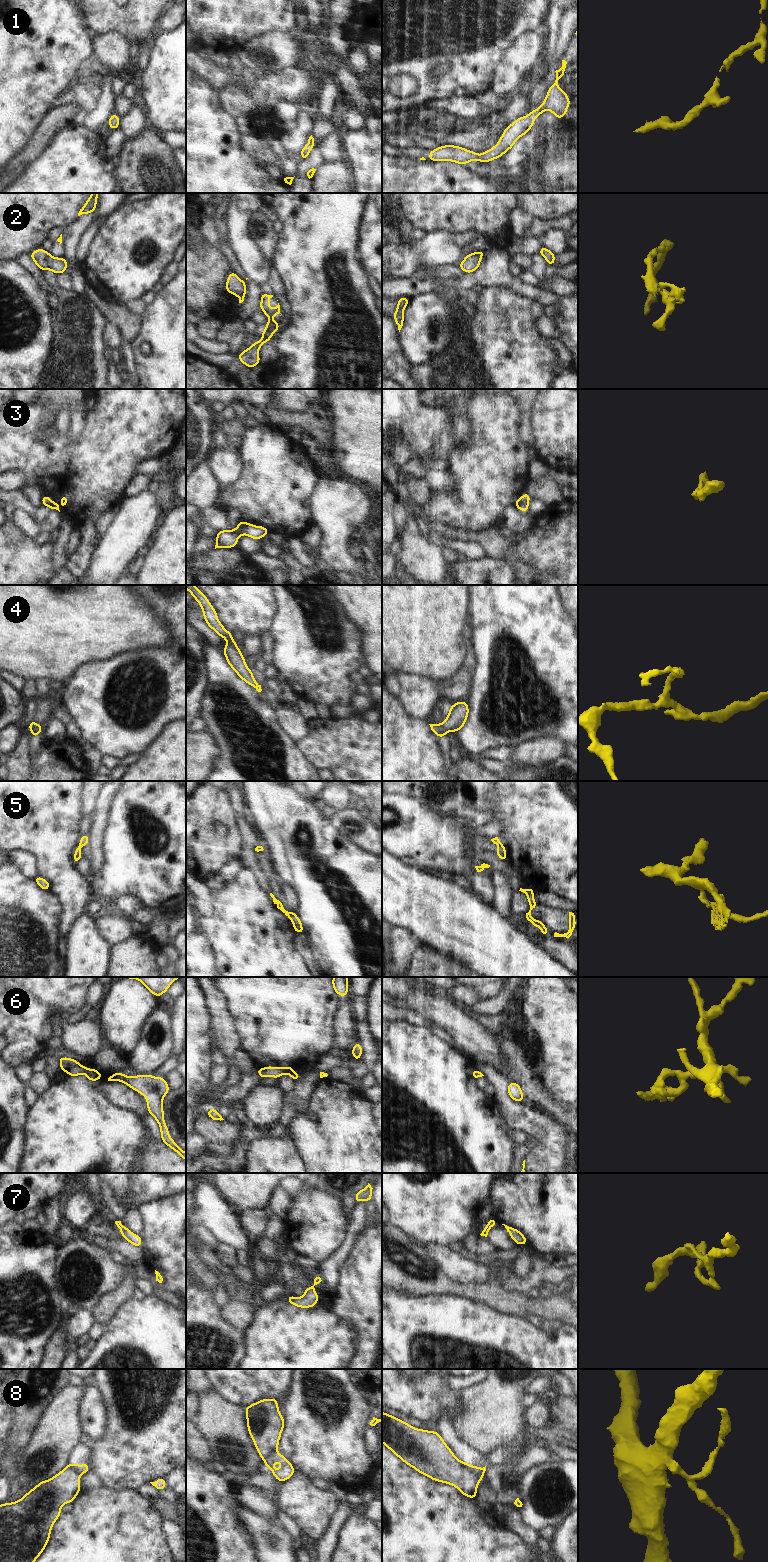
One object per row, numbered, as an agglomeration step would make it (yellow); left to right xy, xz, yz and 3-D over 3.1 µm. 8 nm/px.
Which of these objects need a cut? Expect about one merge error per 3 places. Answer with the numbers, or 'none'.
2, 3, 5, 8.

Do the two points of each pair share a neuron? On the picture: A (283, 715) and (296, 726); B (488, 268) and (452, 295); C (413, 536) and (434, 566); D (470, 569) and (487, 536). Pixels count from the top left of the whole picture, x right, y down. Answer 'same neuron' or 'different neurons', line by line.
A: same neuron
B: different neurons
C: same neuron
D: different neurons

